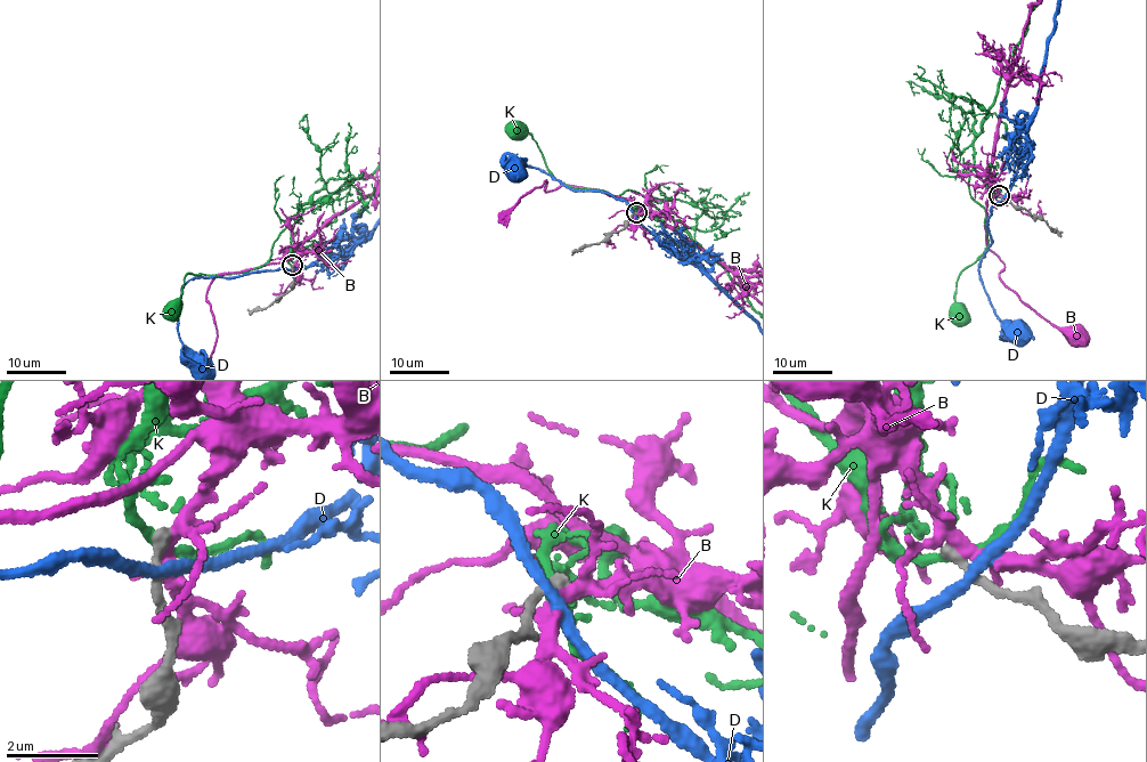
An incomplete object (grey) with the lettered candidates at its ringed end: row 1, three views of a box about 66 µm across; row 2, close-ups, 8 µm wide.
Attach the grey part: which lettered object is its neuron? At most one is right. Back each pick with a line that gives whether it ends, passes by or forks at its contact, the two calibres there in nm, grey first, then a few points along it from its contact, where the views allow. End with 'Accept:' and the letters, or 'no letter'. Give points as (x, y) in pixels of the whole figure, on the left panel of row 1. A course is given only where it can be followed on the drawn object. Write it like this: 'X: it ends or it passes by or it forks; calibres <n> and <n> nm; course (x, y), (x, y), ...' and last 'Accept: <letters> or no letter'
Accept: no letter

